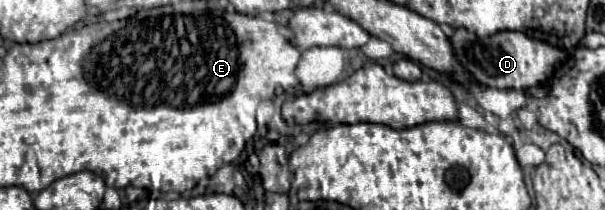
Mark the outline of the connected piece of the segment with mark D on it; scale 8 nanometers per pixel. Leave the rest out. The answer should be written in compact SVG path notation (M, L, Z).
M455 28L449 38L453 52L459 64L481 84L493 88L533 88L547 80L547 76L555 70L559 62L563 62L565 54L541 40L527 38L523 32L497 32L487 38L479 38L465 28Z

